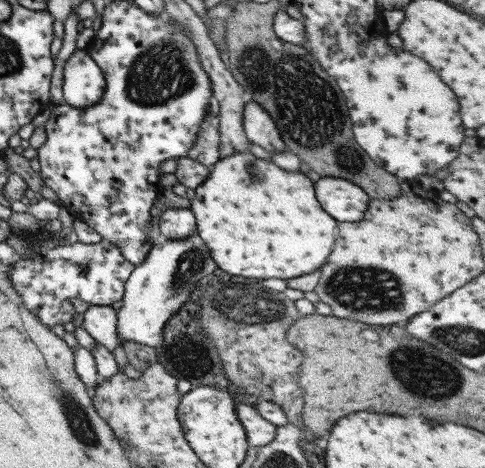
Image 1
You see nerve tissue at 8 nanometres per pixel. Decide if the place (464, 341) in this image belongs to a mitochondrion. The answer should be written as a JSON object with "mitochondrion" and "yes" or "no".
{"mitochondrion":"yes"}

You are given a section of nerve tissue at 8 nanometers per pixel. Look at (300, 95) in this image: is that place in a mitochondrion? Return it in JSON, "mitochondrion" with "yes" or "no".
{"mitochondrion":"yes"}

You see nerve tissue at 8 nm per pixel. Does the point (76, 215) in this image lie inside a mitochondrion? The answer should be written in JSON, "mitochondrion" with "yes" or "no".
{"mitochondrion":"no"}

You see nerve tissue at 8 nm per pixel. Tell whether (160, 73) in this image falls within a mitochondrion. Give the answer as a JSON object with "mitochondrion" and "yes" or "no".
{"mitochondrion":"yes"}

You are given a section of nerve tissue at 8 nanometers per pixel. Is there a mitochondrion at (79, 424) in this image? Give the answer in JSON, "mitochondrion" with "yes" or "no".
{"mitochondrion":"yes"}

